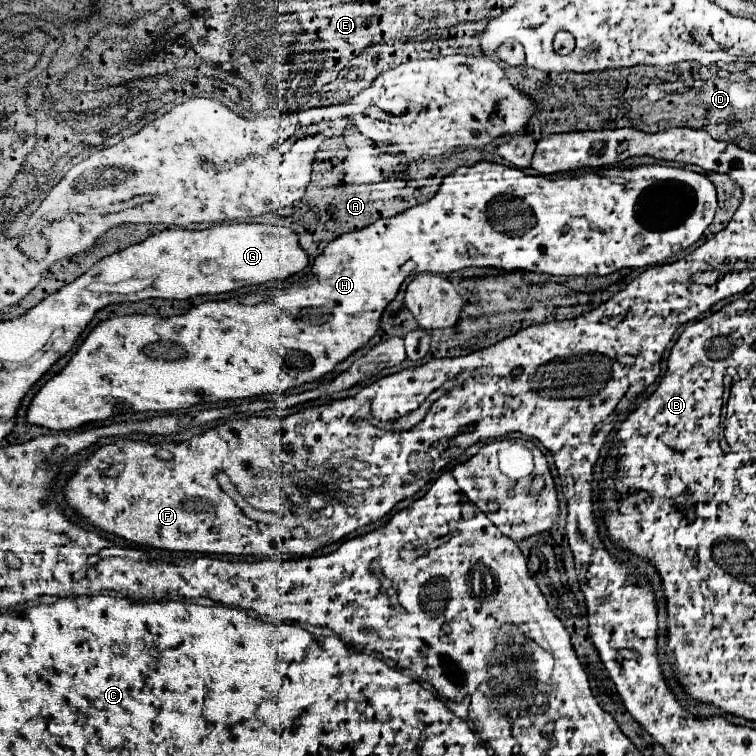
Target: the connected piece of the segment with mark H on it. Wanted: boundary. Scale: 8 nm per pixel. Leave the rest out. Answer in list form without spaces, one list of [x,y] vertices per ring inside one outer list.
[[[478,162],[470,168],[462,166],[454,174],[446,176],[440,184],[440,190],[436,192],[434,198],[428,202],[422,202],[394,218],[378,220],[368,228],[354,230],[348,234],[342,234],[340,238],[332,240],[320,256],[316,256],[312,264],[312,272],[300,282],[290,286],[288,290],[264,290],[258,296],[252,294],[246,298],[230,298],[222,302],[204,302],[190,312],[182,316],[172,316],[172,318],[160,318],[160,316],[116,316],[110,320],[100,322],[84,340],[84,344],[78,348],[78,352],[72,356],[72,360],[66,364],[62,372],[58,372],[52,380],[48,380],[40,392],[32,398],[32,404],[28,408],[28,422],[36,426],[44,426],[48,430],[64,432],[64,430],[76,430],[84,424],[90,422],[100,422],[108,420],[110,416],[120,413],[133,412],[170,412],[180,410],[180,408],[190,408],[200,402],[214,404],[218,400],[244,400],[244,398],[254,398],[262,394],[284,394],[292,388],[298,388],[306,382],[316,382],[330,374],[342,360],[346,360],[350,354],[354,354],[358,348],[366,346],[370,338],[376,336],[380,328],[380,318],[384,308],[396,298],[402,282],[408,276],[422,274],[422,272],[432,272],[432,274],[450,274],[468,266],[480,266],[480,268],[498,268],[506,272],[514,270],[526,270],[526,272],[544,272],[544,274],[554,274],[554,276],[580,276],[580,274],[596,274],[596,276],[608,276],[616,270],[622,268],[642,268],[650,264],[658,264],[672,254],[678,254],[698,242],[704,234],[704,230],[710,226],[712,218],[716,212],[716,188],[714,184],[698,172],[690,172],[684,168],[672,168],[672,166],[638,166],[638,168],[608,168],[604,176],[596,172],[584,172],[584,174],[560,174],[558,176],[526,176],[522,170],[504,166],[504,164],[494,164],[494,162]]]

